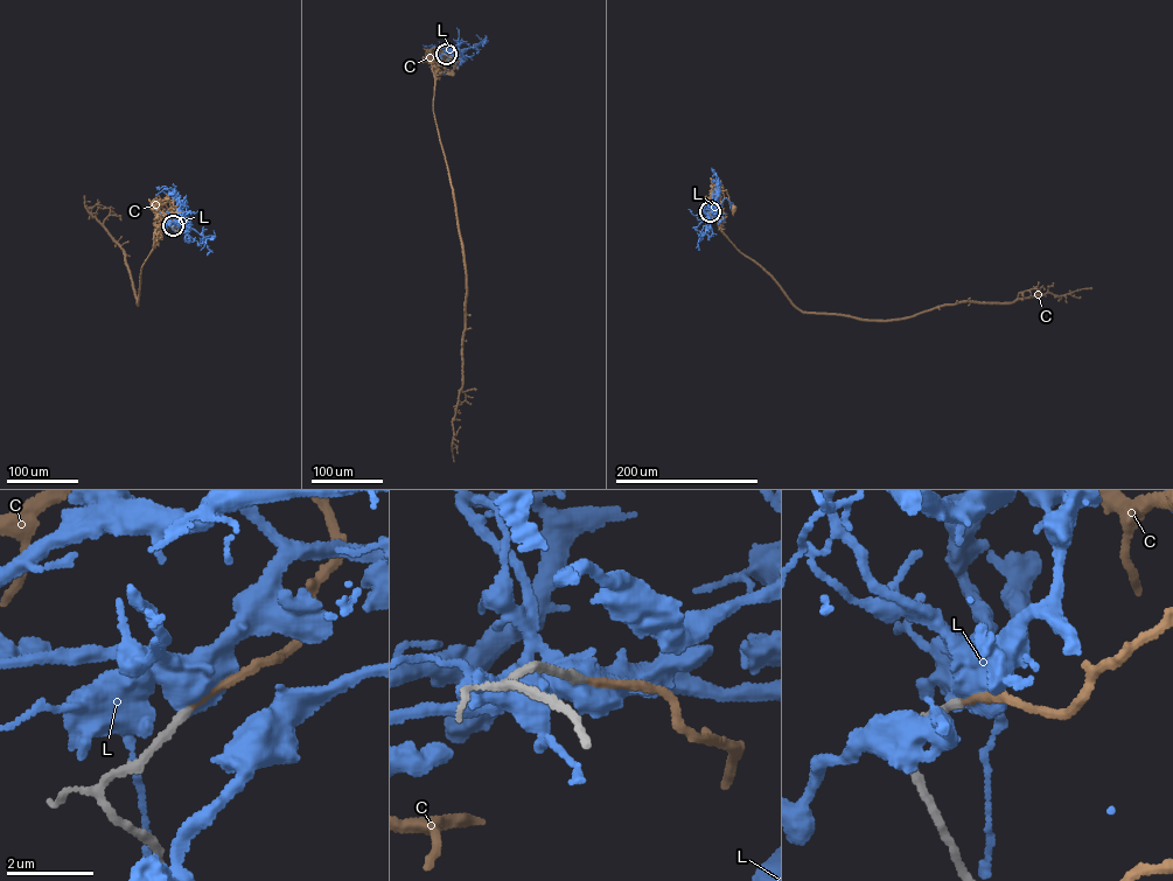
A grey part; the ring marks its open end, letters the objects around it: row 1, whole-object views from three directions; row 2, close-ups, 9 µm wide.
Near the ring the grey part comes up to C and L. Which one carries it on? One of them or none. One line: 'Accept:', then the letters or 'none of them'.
Accept: C

